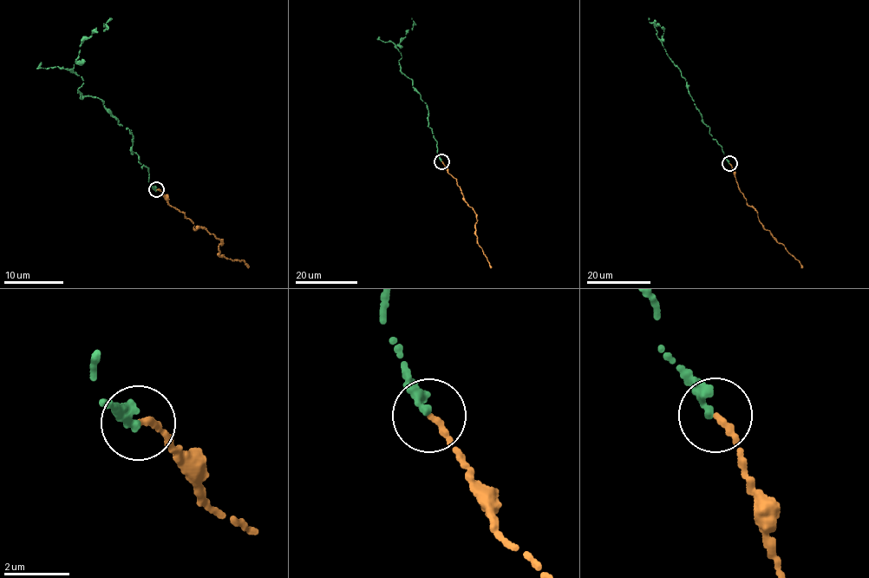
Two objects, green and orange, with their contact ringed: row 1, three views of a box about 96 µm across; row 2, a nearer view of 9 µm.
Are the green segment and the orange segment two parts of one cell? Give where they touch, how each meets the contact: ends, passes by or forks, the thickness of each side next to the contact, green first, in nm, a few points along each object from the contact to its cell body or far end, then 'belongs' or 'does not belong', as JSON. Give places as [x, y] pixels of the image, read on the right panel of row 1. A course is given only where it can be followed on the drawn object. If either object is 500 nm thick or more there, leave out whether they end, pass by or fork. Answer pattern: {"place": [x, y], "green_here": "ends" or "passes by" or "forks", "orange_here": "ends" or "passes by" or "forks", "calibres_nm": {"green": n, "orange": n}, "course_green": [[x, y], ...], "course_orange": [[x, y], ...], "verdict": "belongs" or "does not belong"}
{"place": [729, 163], "green_here": "ends", "orange_here": "ends", "calibres_nm": {"green": 280, "orange": 200}, "course_green": [[728, 163], [709, 128], [703, 122], [685, 79], [669, 56], [661, 42], [663, 29], [649, 18]], "course_orange": [[729, 163], [740, 191], [748, 206], [752, 206], [758, 213], [762, 226], [803, 267]], "verdict": "belongs"}

